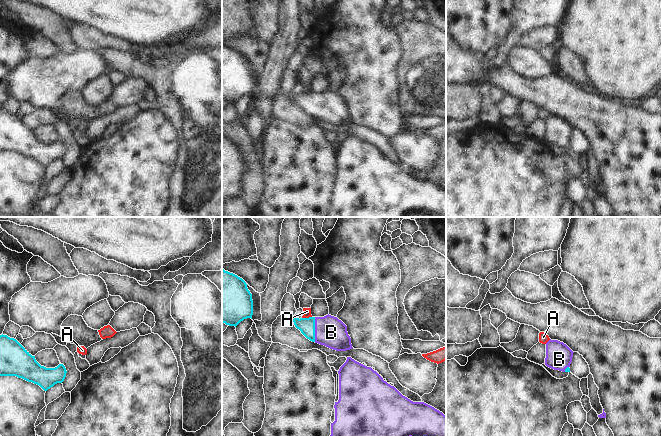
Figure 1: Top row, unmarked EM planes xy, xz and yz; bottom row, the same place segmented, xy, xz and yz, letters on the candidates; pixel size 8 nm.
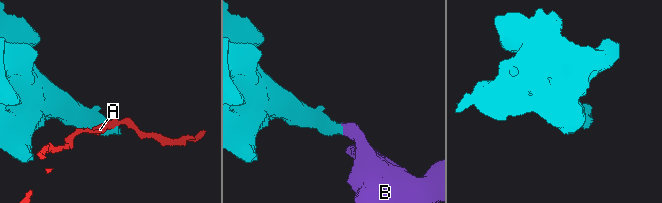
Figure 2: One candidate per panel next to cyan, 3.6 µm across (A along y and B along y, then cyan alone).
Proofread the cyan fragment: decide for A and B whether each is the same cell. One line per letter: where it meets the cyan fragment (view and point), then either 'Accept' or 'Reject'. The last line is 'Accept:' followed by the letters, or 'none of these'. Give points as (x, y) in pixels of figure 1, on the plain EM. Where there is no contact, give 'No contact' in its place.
A: Touches cyan at xz (306, 94). Reject
B: Touches cyan at xz (314, 105). Accept
Accept: B

